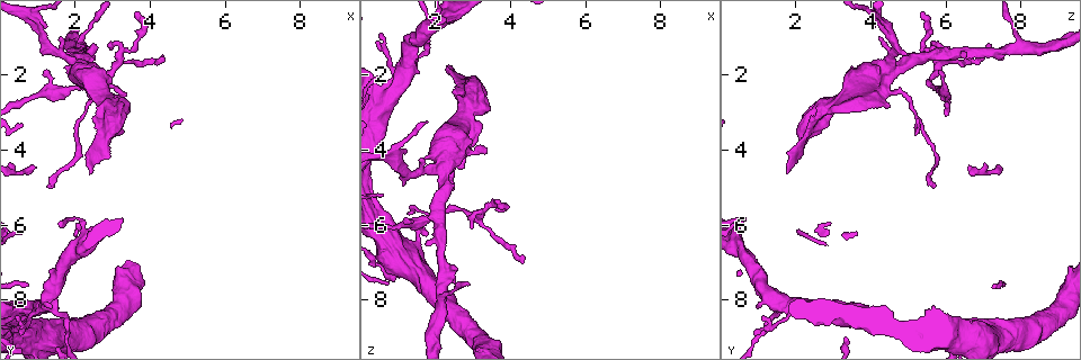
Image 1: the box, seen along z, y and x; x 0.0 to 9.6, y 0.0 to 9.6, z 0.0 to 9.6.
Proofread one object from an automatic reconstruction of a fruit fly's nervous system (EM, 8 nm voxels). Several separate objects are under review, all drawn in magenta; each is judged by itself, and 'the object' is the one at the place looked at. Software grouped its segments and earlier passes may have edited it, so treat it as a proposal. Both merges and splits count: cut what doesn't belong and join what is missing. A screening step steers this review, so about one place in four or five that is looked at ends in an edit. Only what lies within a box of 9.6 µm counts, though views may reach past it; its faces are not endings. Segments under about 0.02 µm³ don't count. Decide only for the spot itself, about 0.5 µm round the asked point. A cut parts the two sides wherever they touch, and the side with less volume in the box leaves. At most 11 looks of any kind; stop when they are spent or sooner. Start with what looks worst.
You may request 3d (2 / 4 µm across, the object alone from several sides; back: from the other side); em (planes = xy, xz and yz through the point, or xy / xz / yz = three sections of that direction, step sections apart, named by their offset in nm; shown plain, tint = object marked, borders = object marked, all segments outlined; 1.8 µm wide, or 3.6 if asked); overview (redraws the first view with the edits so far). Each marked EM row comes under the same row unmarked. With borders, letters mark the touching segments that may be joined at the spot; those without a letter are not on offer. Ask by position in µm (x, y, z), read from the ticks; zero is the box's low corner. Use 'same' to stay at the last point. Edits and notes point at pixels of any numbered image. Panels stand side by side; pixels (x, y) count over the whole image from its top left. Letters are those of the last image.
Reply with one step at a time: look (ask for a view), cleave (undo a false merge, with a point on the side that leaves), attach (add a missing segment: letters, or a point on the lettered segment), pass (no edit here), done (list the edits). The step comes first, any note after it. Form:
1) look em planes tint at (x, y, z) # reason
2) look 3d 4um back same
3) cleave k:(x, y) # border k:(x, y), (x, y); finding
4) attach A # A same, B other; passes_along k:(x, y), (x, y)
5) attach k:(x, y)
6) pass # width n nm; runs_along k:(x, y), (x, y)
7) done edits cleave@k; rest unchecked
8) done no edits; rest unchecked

look 3d 2um back at (2.95, 1.20, 6.10) # tapers out

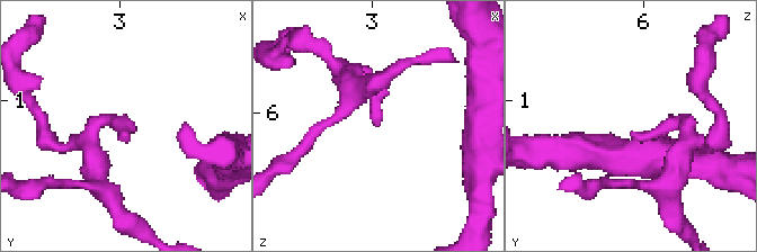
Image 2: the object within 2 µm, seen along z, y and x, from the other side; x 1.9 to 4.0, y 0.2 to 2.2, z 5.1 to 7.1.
look em planes borders at (2.94, 1.28, 6.08) # shape alone is not enough

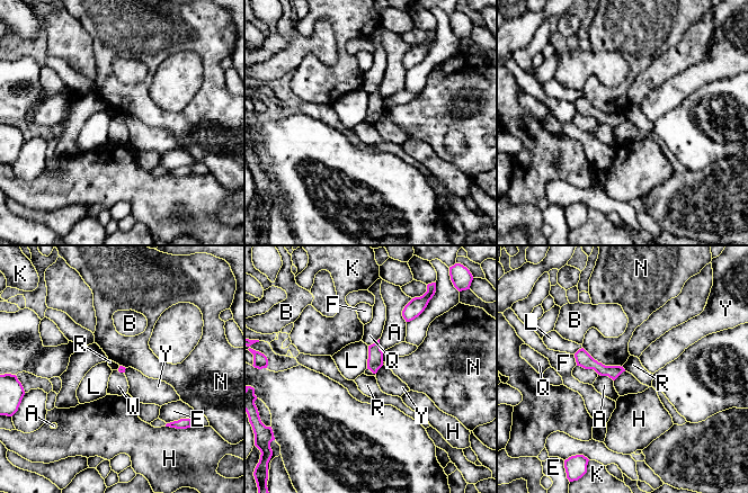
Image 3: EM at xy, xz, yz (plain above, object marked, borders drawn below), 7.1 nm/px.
pass # A other, B other, E other, F other, H other, K other, L other, N other, Q other, R other, W other, Y other; no lettered segment goes on from it

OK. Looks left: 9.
look 3d 4um at (2.40, 4.60, 1.80) # branch stops here

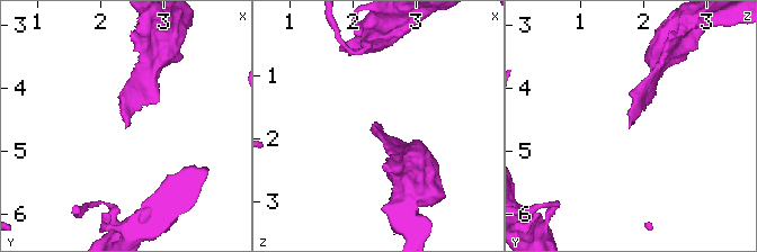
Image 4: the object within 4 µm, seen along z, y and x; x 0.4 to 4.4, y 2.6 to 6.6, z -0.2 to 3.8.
look em planes borders at (2.45, 4.65, 1.80)

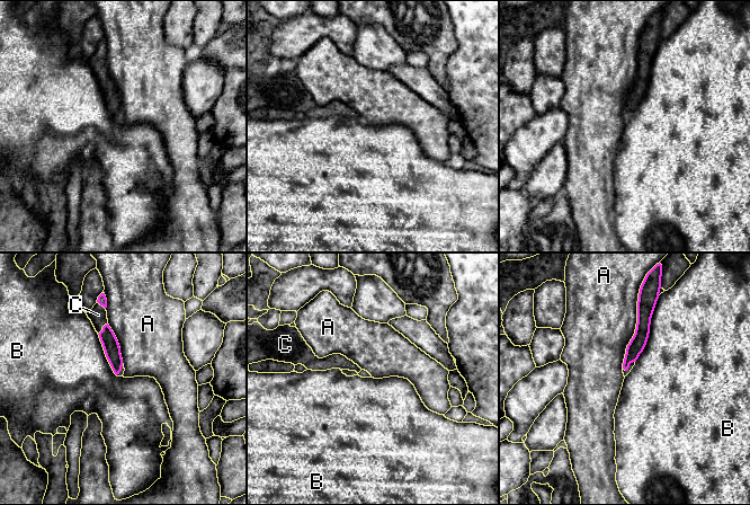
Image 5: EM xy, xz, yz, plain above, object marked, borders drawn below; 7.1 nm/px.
attach C # A other, B other, C same; it goes on there

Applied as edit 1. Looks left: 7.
look em planes borders at (2.45, 2.60, 4.95) # sudden change in width

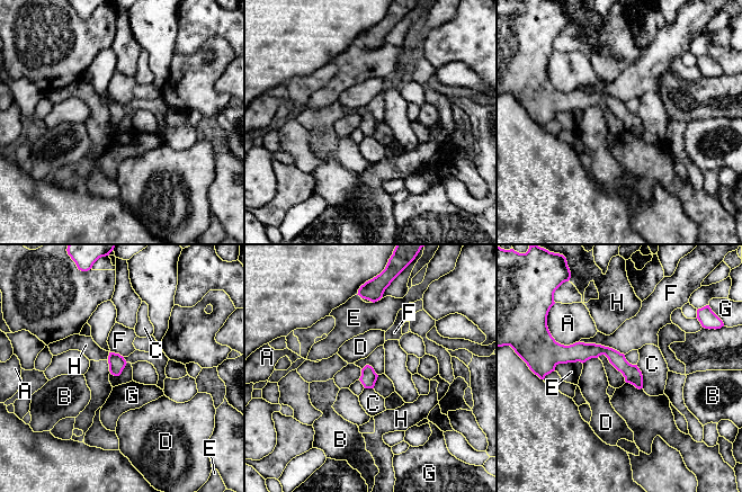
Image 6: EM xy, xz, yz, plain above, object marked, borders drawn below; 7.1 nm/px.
pass # A other, B other, C other, D other, E other, F other, G other, H other; border 6:(626, 382), (642, 388); all the same cell

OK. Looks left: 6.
look 3d 4um at (1.00, 2.50, 6.05)

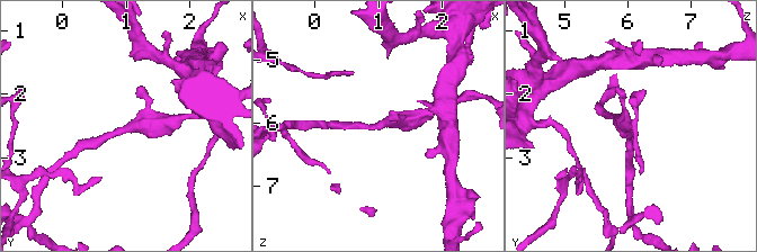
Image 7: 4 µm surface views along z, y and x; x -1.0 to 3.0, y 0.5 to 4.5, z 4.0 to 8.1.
look em planes tint at (1.00, 2.55, 6.10) # need the tissue

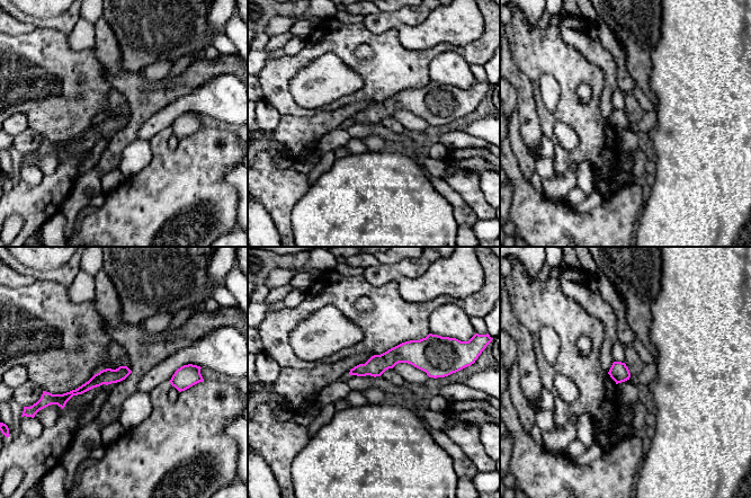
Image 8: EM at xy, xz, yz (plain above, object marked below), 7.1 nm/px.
look em planes borders same

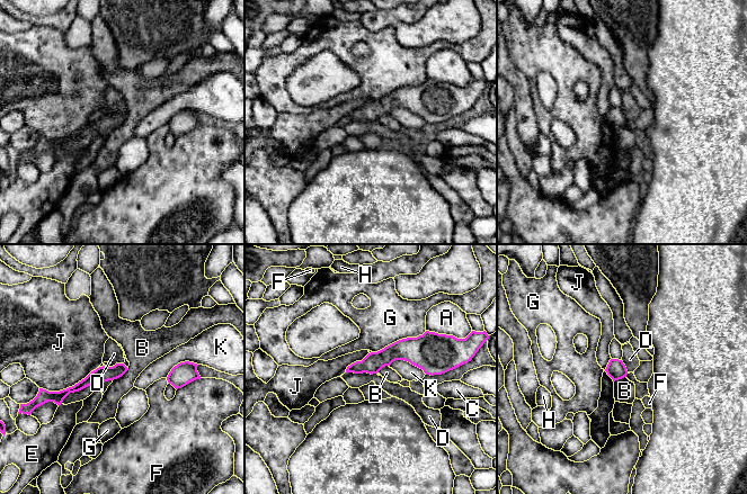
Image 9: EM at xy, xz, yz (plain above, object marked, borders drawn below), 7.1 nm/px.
pass # A other, B other, C other, D other, E other, F other, G other, H other, J other, K other; border 9:(346, 371), (376, 374); continuous, no second cell

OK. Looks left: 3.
done edits attach@5; rest unchecked

